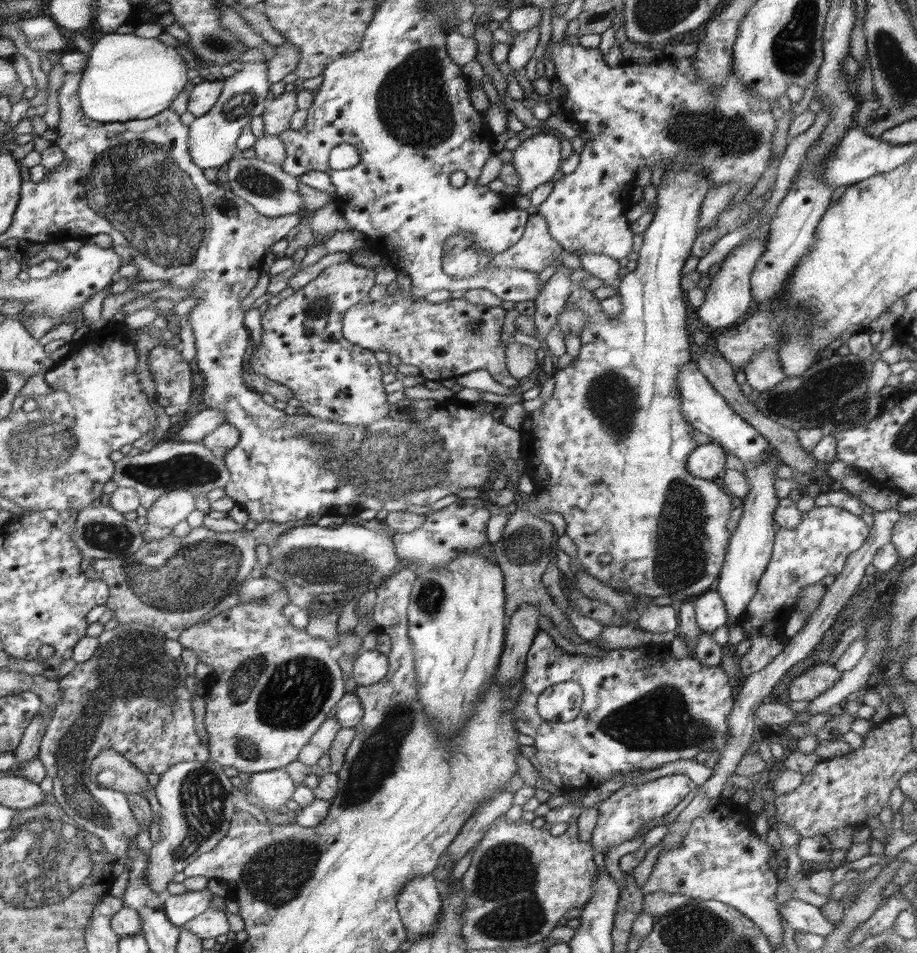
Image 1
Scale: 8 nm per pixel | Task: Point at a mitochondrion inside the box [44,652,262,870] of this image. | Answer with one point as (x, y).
(202, 802)

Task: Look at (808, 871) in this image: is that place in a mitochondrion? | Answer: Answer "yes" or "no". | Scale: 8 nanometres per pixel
no

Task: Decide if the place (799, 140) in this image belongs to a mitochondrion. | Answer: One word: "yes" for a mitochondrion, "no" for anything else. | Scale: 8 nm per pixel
no

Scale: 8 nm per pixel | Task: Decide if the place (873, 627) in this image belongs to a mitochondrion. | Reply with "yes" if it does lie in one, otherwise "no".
yes

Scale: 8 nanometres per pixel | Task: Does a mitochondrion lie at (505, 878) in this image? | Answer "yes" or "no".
yes

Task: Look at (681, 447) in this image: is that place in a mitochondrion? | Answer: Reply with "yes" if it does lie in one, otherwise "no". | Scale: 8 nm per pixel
no

